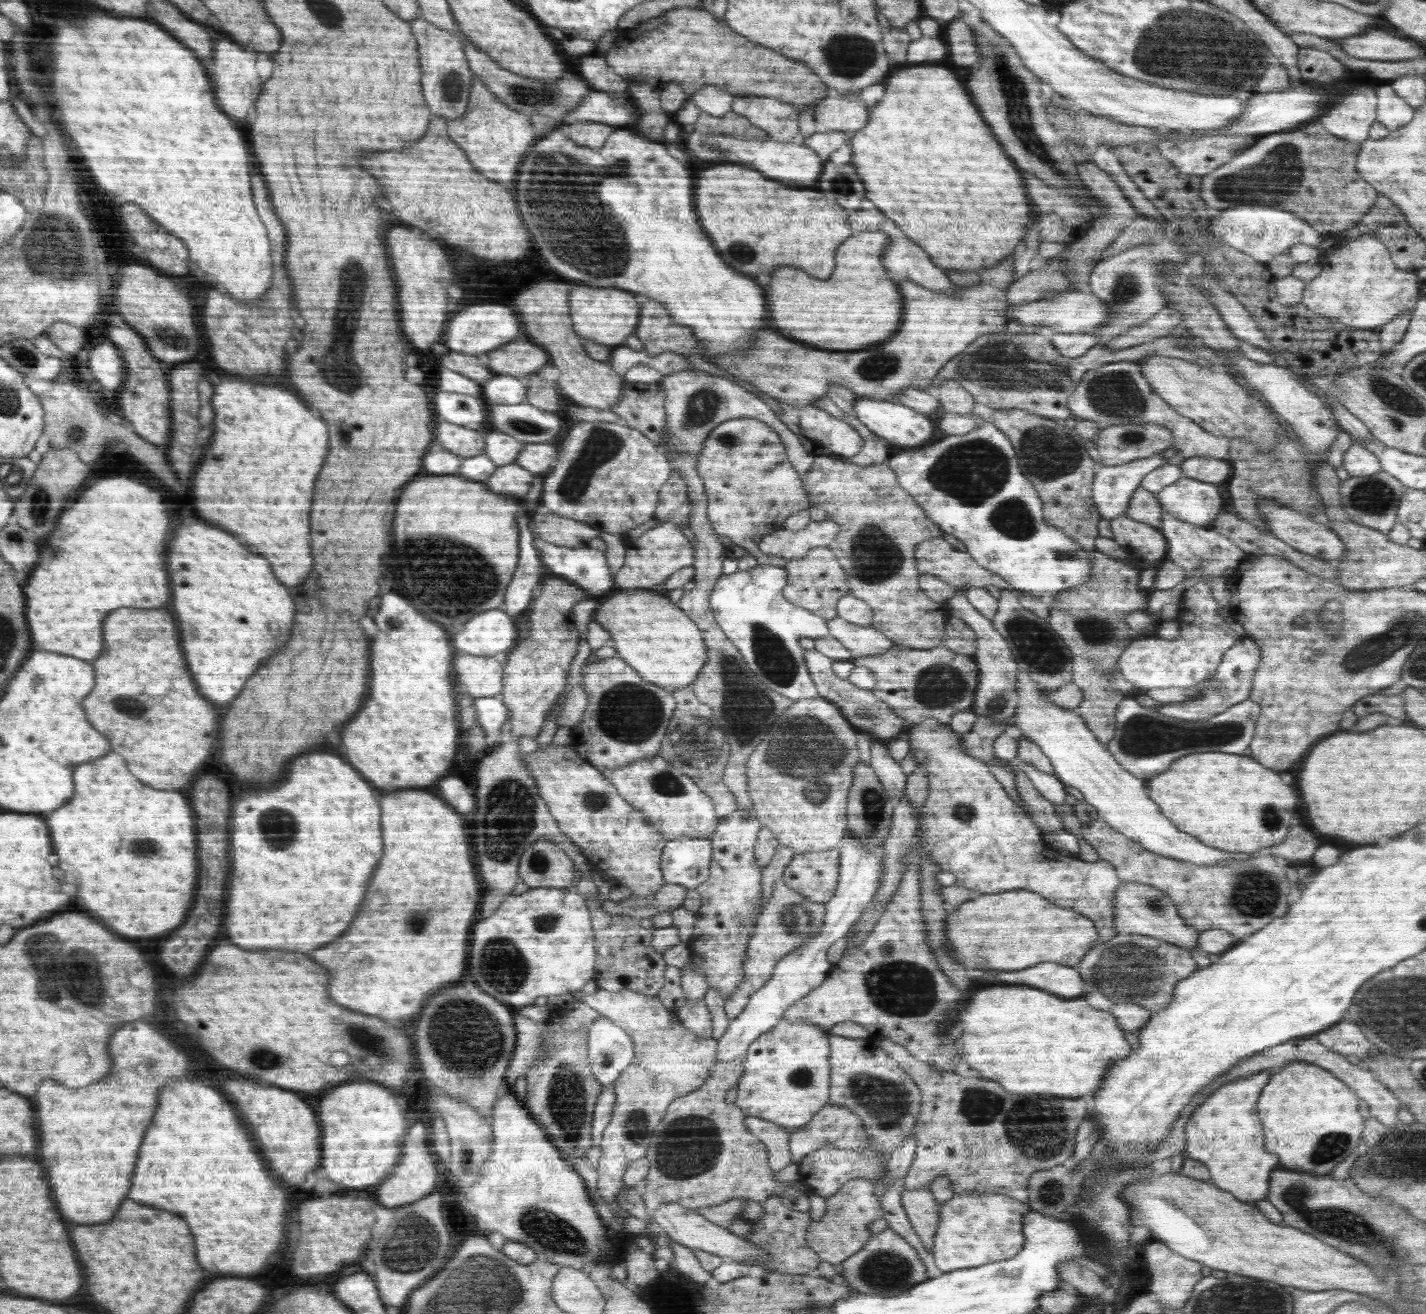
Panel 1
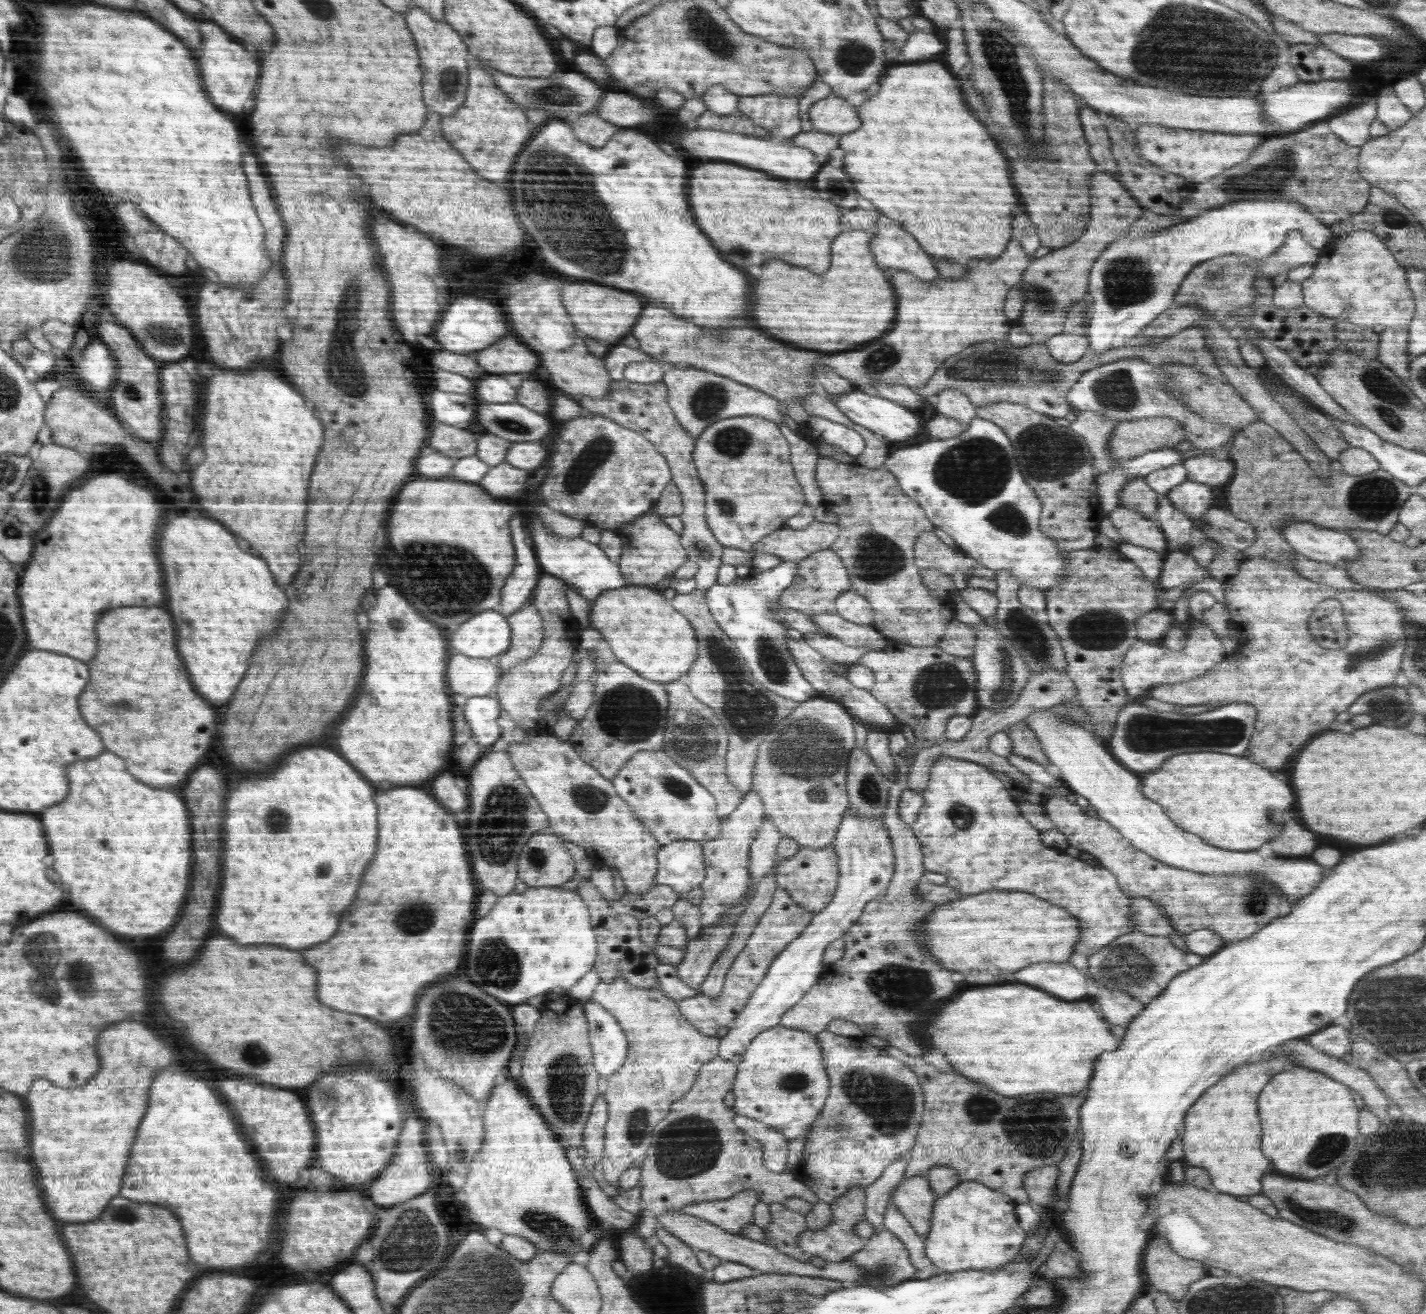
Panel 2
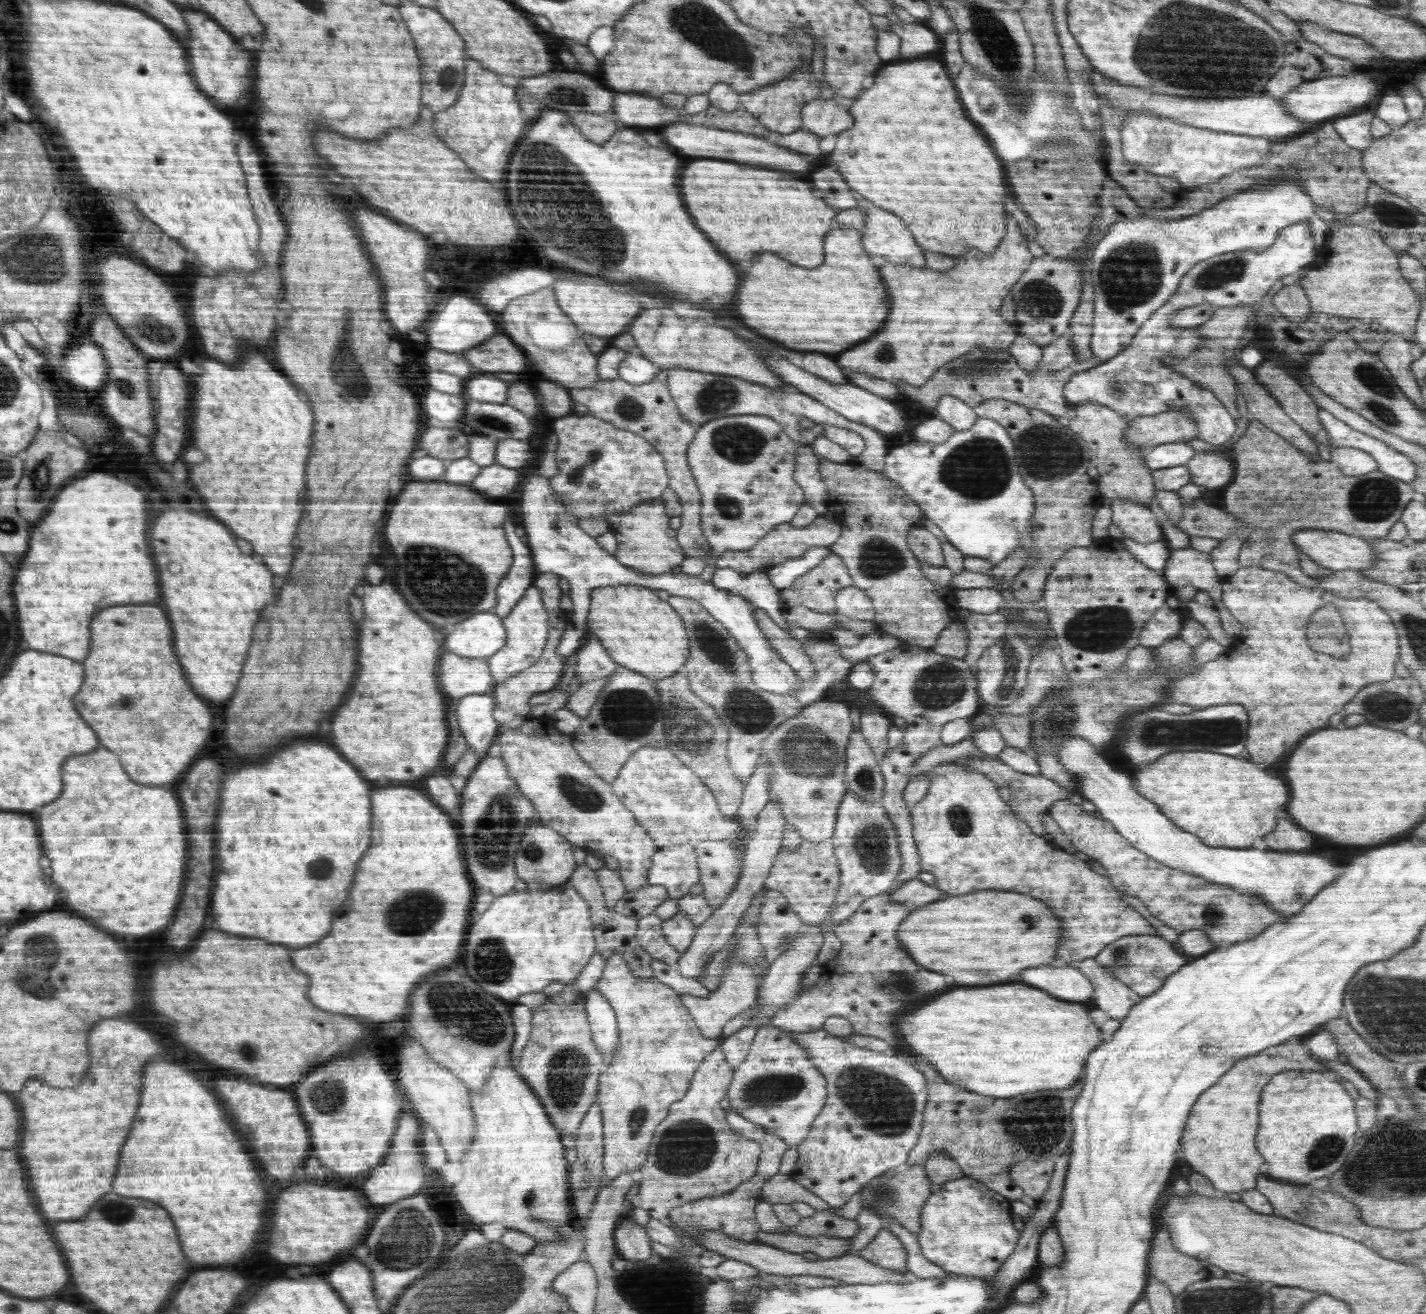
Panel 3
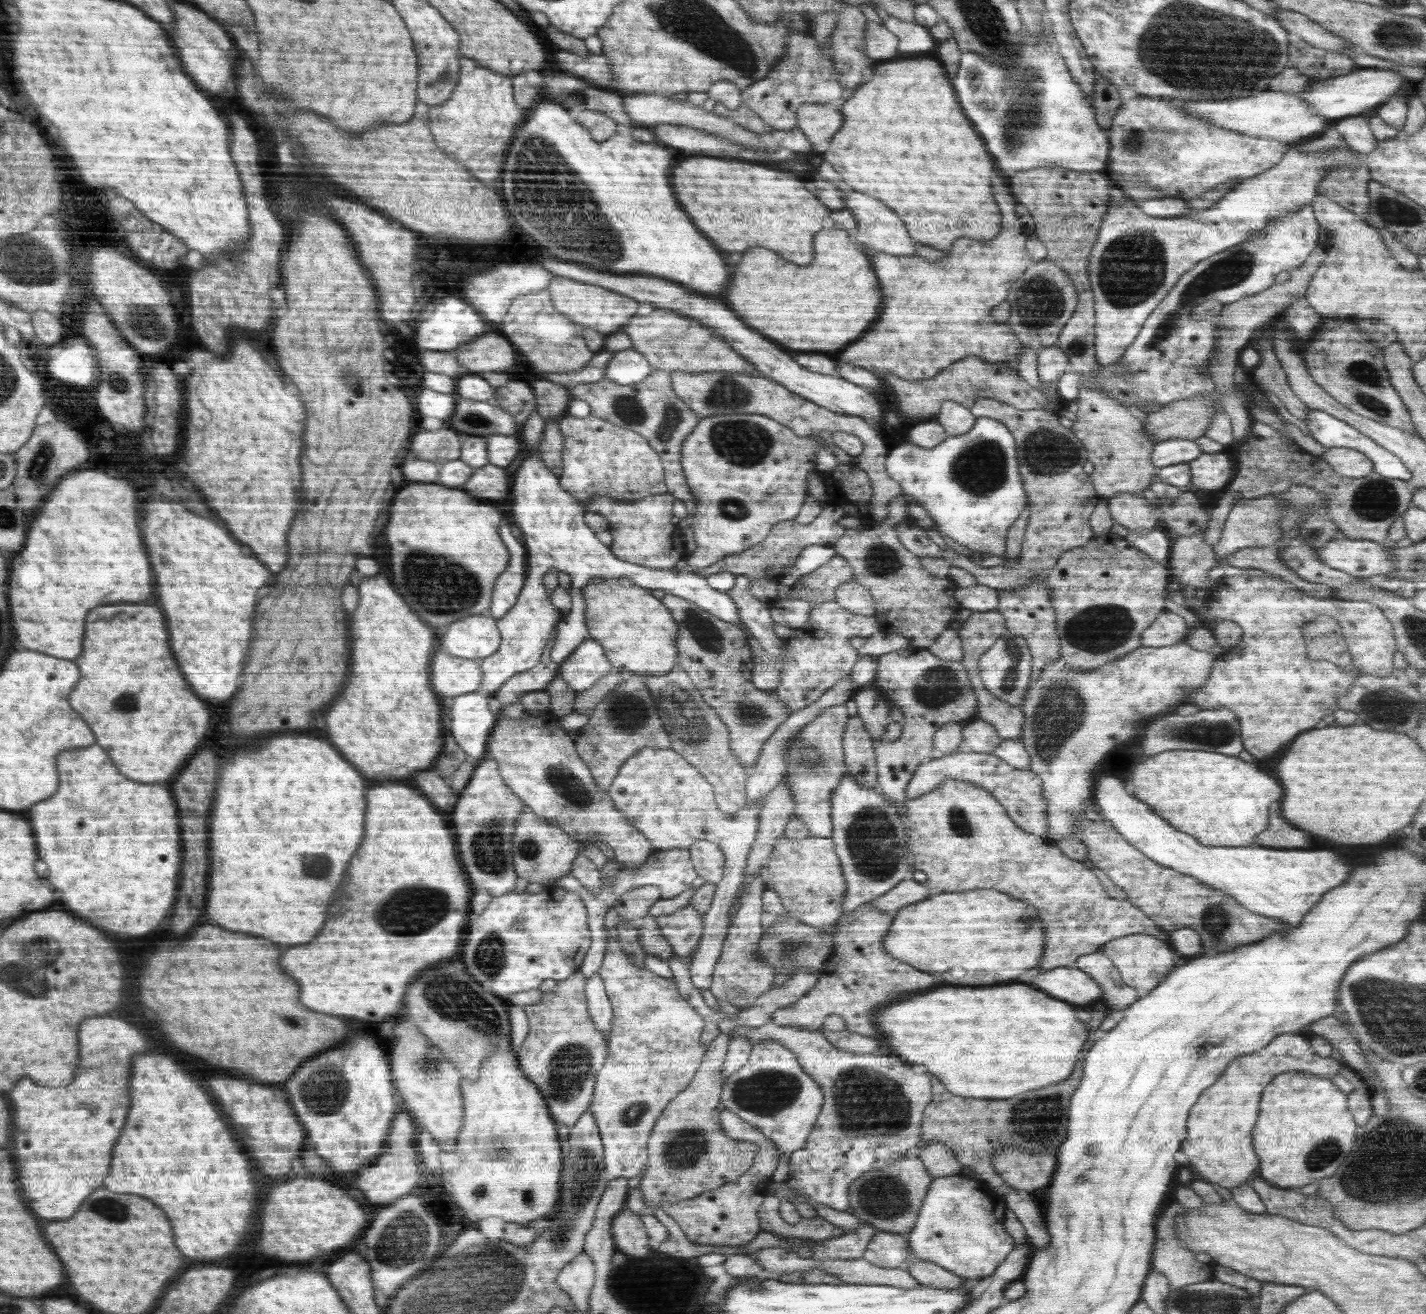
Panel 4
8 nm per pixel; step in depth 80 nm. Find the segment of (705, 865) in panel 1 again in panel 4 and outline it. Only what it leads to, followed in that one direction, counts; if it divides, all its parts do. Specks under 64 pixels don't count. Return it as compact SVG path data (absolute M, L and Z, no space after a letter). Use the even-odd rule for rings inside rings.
M669 849L664 851L654 851L646 862L640 864L635 869L627 869L622 867L616 874L615 879L611 883L607 883L602 880L601 876L601 891L598 894L593 895L572 872L568 873L564 877L557 878L555 882L552 882L549 886L563 888L564 890L571 890L580 895L580 898L584 900L585 906L588 908L589 915L589 931L590 948L586 952L586 956L582 961L580 971L582 975L589 980L594 974L598 973L601 967L602 961L605 955L605 945L607 940L604 926L604 915L610 908L614 907L625 892L630 892L634 888L641 886L656 886L660 889L661 898L672 898L682 894L688 887L691 886L692 881L697 877L697 872L690 861L690 853L688 849Z

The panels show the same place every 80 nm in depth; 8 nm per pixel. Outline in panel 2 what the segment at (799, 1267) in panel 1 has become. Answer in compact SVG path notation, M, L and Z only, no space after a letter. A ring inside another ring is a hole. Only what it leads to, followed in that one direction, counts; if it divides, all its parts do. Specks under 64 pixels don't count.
M772 1203L768 1208L772 1223L766 1229L761 1230L766 1234L764 1243L772 1245L782 1254L802 1264L810 1264L812 1256L797 1246L798 1237L807 1230L809 1225L806 1216L797 1211L790 1211L782 1203Z

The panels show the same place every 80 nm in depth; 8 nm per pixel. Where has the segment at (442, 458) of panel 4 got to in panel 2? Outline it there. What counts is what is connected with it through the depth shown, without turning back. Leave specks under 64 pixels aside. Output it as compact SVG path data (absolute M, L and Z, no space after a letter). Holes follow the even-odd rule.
M438 423L432 426L432 436L428 446L450 458L461 459L475 454L479 434L468 431L463 426Z

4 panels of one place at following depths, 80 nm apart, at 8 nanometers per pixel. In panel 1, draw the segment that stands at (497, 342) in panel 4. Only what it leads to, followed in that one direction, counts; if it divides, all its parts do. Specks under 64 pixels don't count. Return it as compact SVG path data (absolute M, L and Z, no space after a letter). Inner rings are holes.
M516 339L516 342L507 342L502 344L498 350L492 350L488 352L488 366L492 368L494 373L498 375L509 375L514 377L528 377L532 374L536 374L539 368L542 368L549 362L549 356L547 352L537 344L533 342L522 342L527 339Z

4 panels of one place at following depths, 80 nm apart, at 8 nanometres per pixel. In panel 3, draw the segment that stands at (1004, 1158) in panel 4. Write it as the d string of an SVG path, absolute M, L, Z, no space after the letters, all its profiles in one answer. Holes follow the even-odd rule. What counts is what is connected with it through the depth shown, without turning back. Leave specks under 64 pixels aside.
M1055 1160L1018 1161L1013 1166L1013 1181L1021 1188L1023 1193L1035 1201L1039 1201L1044 1192L1048 1190L1050 1179L1055 1169Z

